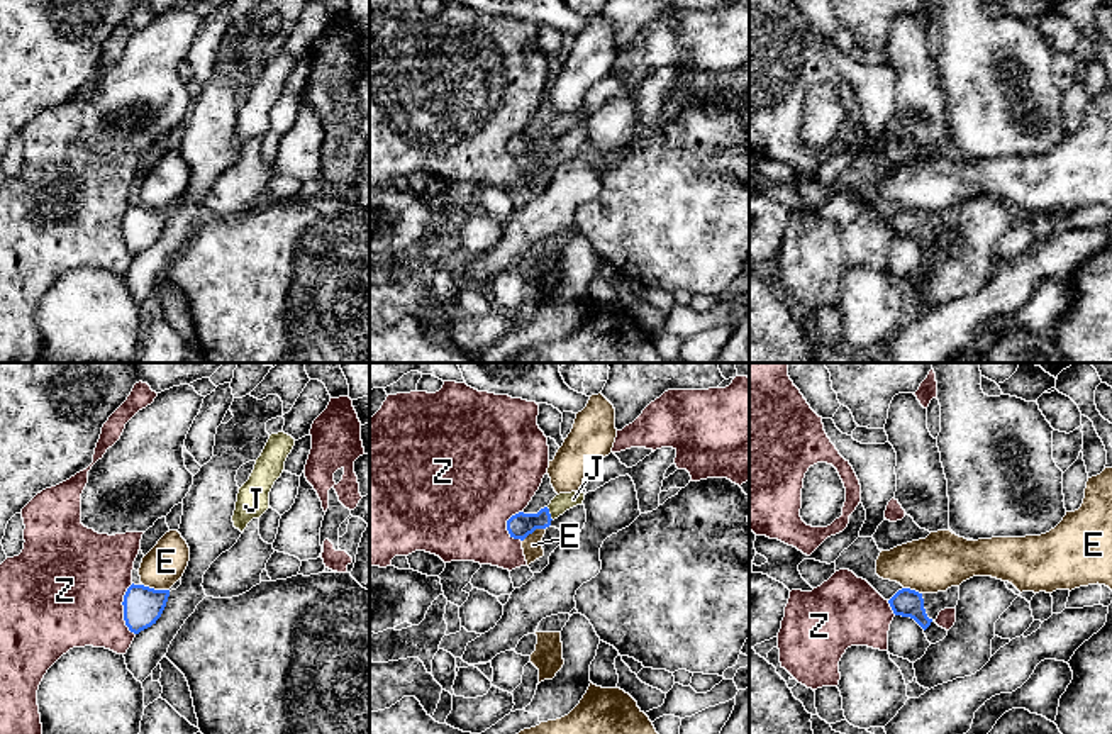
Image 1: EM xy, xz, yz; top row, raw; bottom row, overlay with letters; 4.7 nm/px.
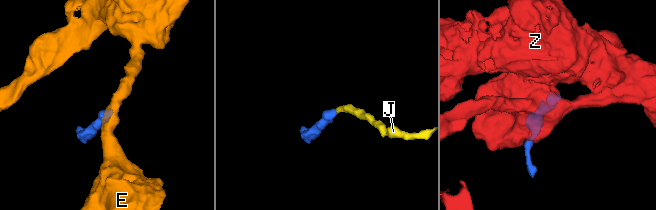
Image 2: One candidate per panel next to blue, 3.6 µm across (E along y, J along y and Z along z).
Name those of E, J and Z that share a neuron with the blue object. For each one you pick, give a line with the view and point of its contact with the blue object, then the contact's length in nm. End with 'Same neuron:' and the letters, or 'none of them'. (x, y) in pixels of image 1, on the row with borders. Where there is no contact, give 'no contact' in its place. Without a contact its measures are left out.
J: meets blue in xz at (550, 514); contact 70 nm long
Same neuron: J

